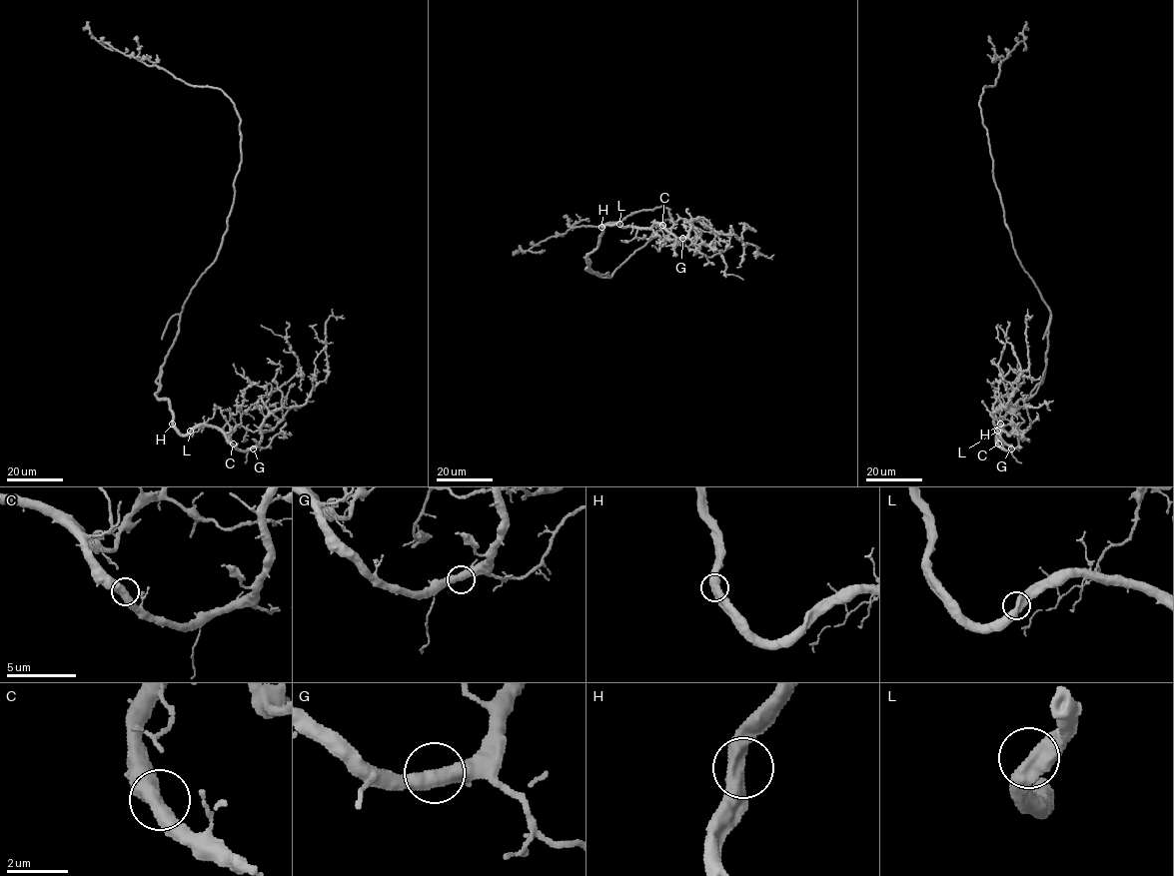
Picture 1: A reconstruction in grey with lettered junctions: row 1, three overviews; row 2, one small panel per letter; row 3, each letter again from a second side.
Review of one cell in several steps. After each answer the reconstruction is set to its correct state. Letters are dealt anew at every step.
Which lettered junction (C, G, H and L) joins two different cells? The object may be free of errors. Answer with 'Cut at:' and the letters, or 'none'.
Cut at: none

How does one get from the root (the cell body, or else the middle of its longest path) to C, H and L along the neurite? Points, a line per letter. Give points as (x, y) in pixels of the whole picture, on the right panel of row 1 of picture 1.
C: (1049, 323), (1042, 380), (1036, 392), (1020, 400), (999, 423), (998, 443)
H: (1049, 323), (1046, 367), (1039, 388), (1031, 398), (1020, 400), (1000, 424)
L: (1049, 323), (1046, 367), (1039, 388), (1031, 398), (1022, 398), (1009, 410), (999, 423), (997, 431)

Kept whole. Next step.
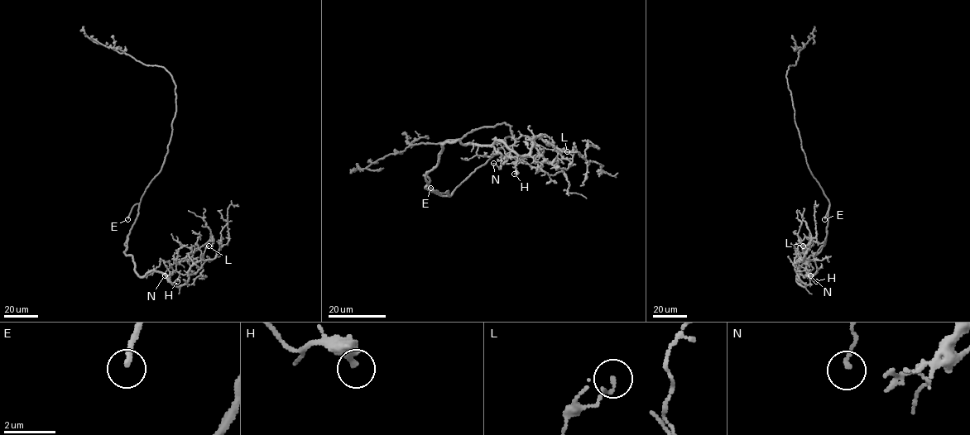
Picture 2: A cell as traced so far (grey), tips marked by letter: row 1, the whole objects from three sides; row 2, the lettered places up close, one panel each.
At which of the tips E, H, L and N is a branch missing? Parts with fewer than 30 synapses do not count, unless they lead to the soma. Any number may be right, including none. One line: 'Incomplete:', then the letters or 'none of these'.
Incomplete: E

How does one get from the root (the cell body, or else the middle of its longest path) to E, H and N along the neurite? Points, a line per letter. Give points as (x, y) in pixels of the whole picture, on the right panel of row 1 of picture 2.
E: (828, 209), (829, 203), (824, 219)
H: (828, 209), (822, 248), (804, 261), (796, 275), (799, 271), (804, 277), (806, 271), (816, 281)
N: (828, 209), (822, 248), (804, 261), (796, 275), (799, 271), (805, 276), (805, 263), (813, 268), (810, 275)

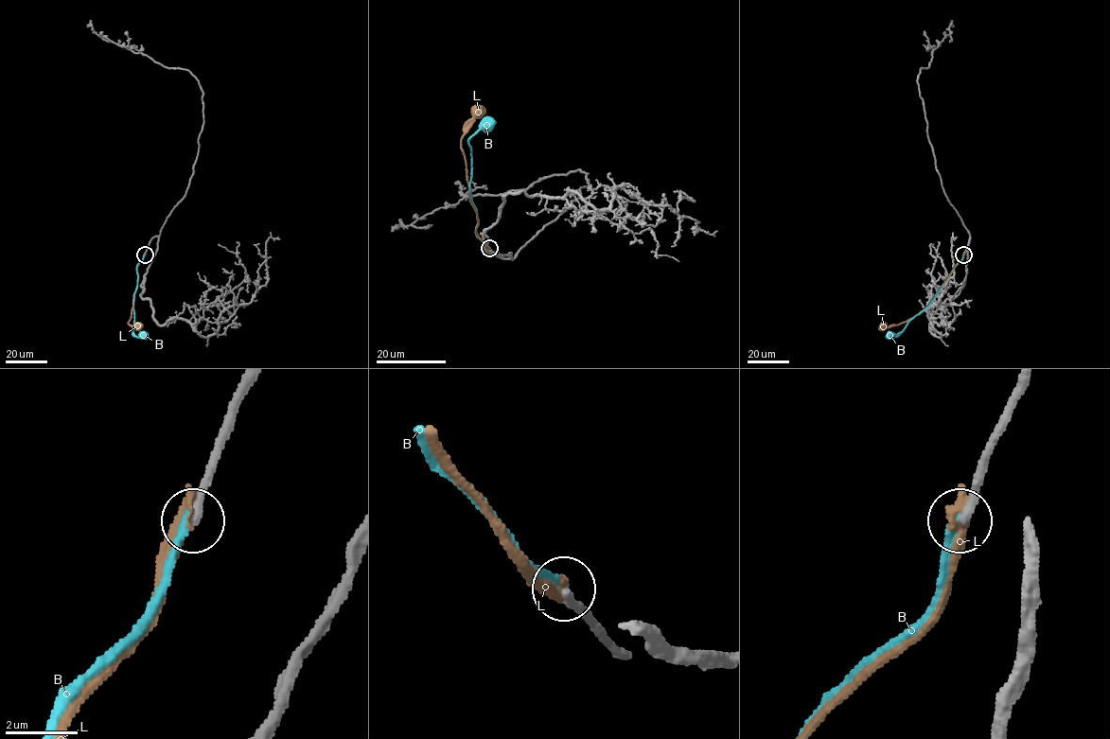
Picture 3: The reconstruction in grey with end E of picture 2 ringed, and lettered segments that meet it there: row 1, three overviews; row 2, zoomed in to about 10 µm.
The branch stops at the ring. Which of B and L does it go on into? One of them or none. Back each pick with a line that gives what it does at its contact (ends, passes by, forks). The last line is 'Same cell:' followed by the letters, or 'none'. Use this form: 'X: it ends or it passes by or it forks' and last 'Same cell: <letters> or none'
Same cell: none

